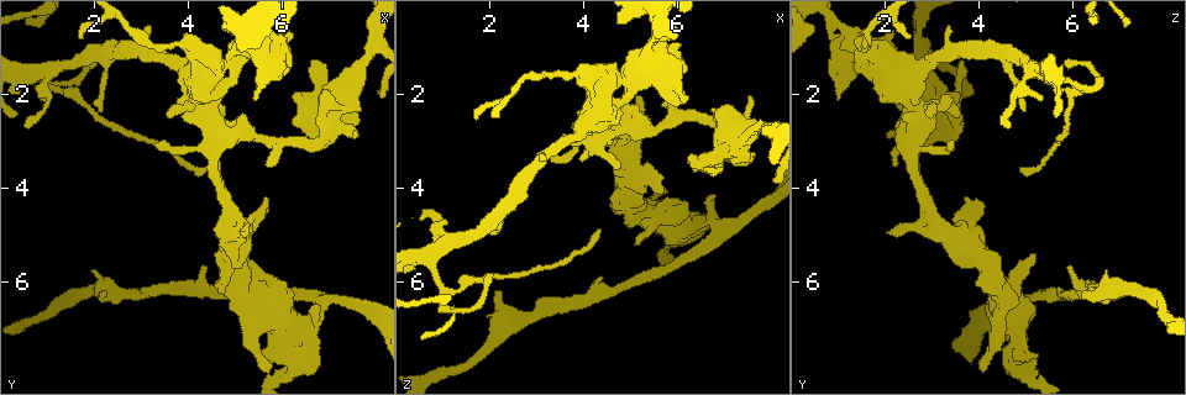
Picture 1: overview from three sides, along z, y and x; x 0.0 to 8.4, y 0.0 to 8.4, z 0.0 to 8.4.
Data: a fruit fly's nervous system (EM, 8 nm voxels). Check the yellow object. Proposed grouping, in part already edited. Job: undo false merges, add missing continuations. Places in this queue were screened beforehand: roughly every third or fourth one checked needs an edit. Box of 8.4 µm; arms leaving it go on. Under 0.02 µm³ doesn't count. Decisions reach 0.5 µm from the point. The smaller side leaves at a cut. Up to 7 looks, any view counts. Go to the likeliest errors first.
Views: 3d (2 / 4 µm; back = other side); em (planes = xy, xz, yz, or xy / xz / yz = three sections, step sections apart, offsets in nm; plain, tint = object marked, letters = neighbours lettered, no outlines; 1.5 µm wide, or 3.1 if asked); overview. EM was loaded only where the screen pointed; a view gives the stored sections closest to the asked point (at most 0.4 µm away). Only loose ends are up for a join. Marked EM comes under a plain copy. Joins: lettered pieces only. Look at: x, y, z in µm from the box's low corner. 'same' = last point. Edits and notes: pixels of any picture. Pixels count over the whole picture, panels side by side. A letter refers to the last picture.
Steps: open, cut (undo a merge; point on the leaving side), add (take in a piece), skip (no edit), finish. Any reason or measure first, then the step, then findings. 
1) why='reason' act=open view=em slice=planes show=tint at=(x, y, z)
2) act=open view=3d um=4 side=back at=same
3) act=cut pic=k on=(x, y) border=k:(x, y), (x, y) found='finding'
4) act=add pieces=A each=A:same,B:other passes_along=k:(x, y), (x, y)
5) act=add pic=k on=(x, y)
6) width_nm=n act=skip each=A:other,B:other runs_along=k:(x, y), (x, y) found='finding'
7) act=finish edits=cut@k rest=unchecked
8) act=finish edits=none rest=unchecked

why='tapers out' act=open view=3d um=4 at=(7.50, 2.95, 2.00)

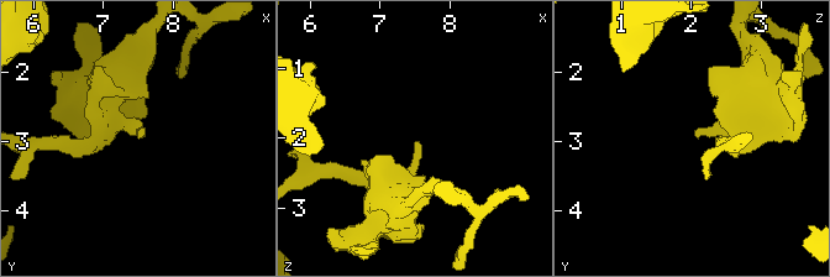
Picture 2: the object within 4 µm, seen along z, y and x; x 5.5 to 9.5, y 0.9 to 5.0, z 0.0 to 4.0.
act=open view=em slice=xy step=8 show=letters at=(7.50, 2.90, 2.05)

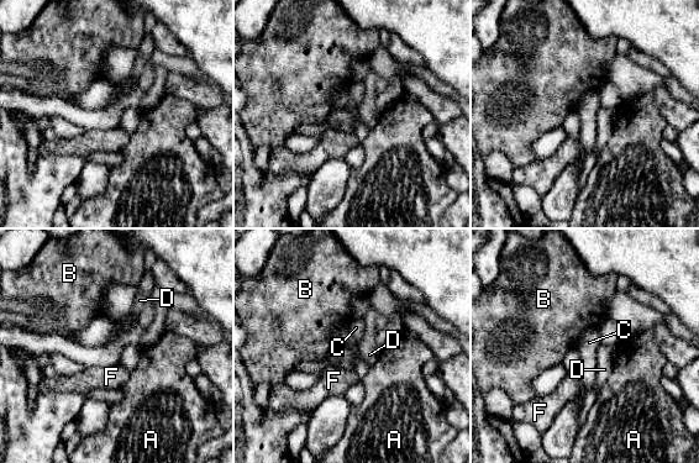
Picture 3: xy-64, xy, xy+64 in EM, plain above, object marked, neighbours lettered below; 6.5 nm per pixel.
why='another direction' act=open view=em slice=planes show=letters at=same

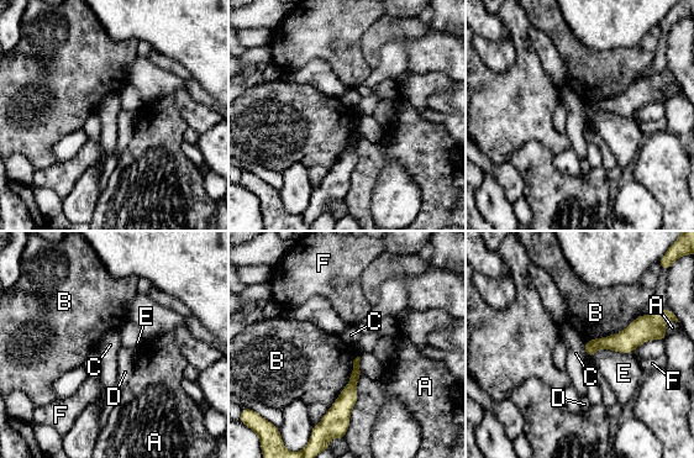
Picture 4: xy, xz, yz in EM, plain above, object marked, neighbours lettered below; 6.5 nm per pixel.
longest_contact=B:550nm act=skip each=A:other,B:other,C:other,D:other,E:other,F:other border=4:(583, 342), (583, 348), (588, 356) found='none of them fits'

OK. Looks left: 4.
why='abrupt turn' act=open view=3d um=2 at=(6.80, 6.40, 5.00)

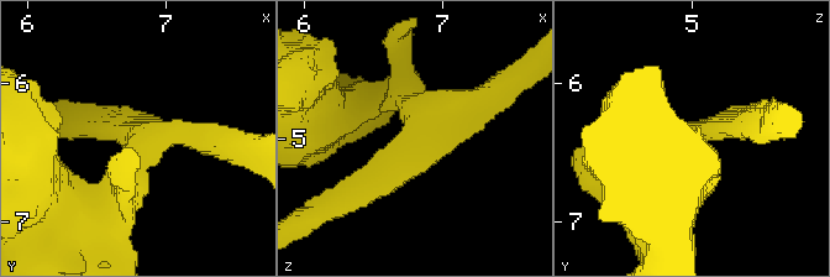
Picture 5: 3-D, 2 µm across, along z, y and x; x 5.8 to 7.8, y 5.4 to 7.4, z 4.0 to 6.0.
arms=3 act=open view=em slice=yz step=4 show=tint at=(6.80, 6.36, 4.98)

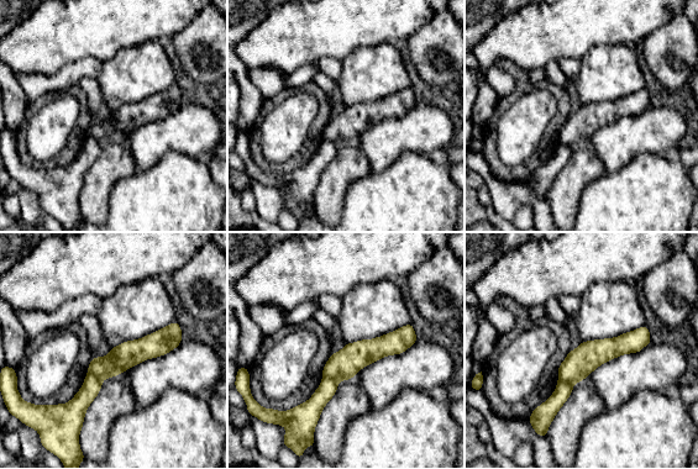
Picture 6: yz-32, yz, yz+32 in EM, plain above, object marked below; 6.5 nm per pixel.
why='what lies round it' act=open view=em slice=yz step=4 show=letters at=same

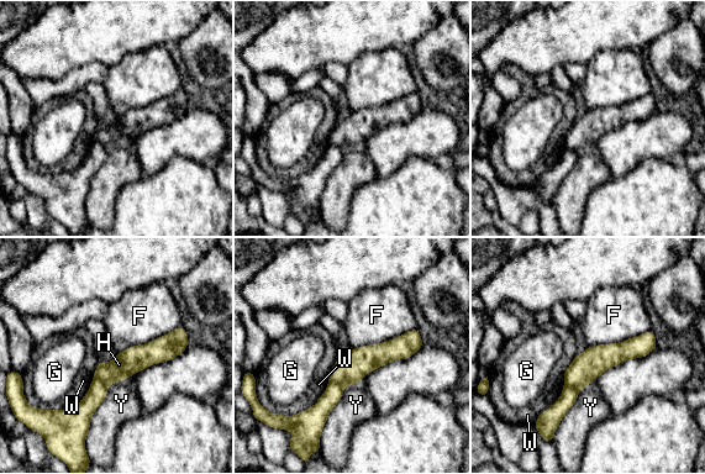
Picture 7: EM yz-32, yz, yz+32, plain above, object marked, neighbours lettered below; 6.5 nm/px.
act=cut pic=7 on=(350, 369) each=F:other,G:other,H:other,W:other,Y:other border=7:(329, 380), (345, 386) found='two neurons meet here'

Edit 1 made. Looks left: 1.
act=finish edits=cut@7 rest=unchecked

